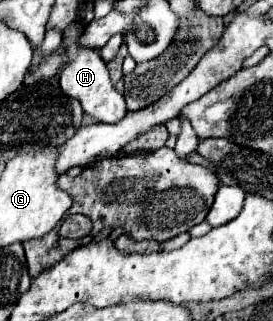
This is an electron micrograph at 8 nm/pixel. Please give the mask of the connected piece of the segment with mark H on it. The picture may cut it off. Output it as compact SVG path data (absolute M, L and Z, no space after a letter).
M83 24L69 26L63 32L63 48L65 48L67 56L69 56L69 62L65 64L65 68L59 74L59 86L67 96L77 98L81 102L83 112L87 116L91 116L91 118L95 118L99 122L105 122L105 124L115 124L115 122L119 122L123 118L123 114L127 114L125 98L111 84L109 70L107 70L105 62L101 60L101 56L97 56L93 50L85 48L85 46L79 46L81 32L83 32Z

